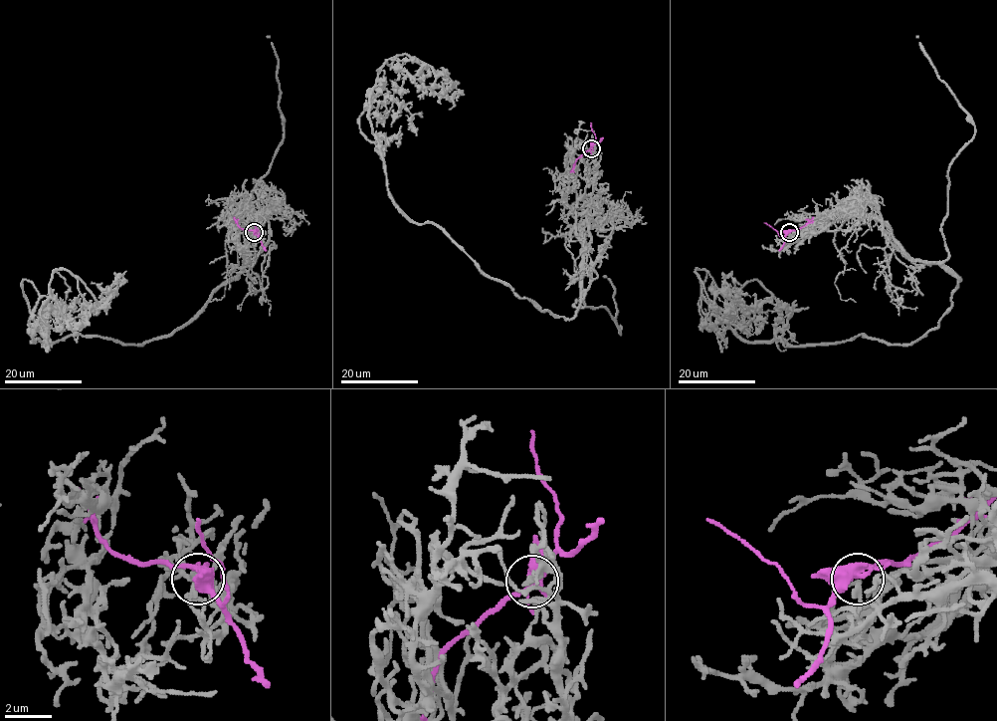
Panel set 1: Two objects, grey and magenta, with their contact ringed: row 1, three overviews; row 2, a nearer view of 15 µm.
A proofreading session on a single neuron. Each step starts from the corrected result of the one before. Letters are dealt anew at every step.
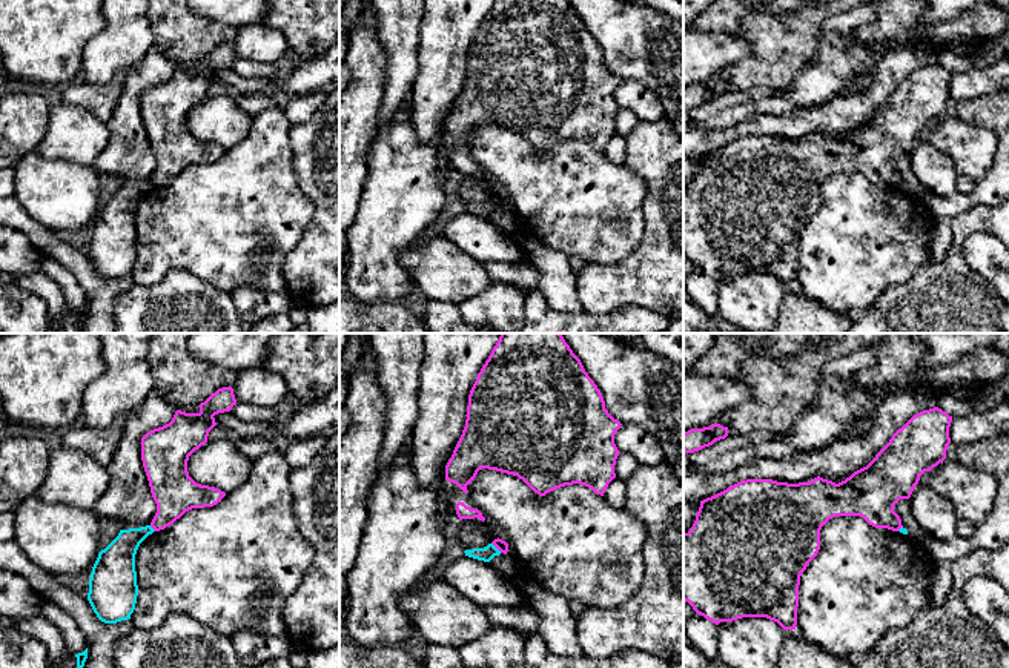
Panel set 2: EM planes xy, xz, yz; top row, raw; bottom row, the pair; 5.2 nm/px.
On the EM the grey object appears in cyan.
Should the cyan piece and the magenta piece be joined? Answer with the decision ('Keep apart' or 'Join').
Keep apart

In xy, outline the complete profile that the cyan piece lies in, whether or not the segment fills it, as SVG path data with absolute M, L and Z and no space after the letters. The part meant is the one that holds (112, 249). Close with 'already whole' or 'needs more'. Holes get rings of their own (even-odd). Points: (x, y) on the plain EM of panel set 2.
M151 181L120 186L98 209L89 235L88 256L101 278L117 279L131 275L138 252L135 210L154 187Z; already whole

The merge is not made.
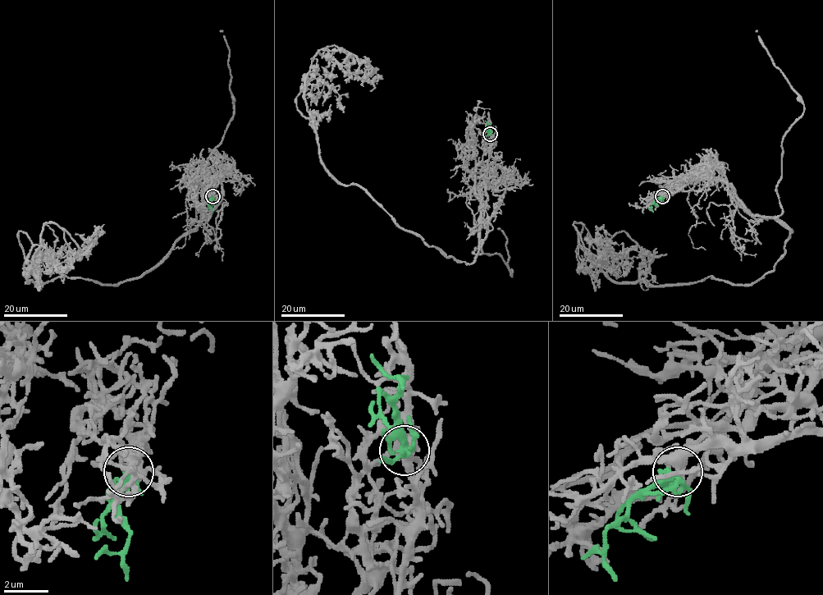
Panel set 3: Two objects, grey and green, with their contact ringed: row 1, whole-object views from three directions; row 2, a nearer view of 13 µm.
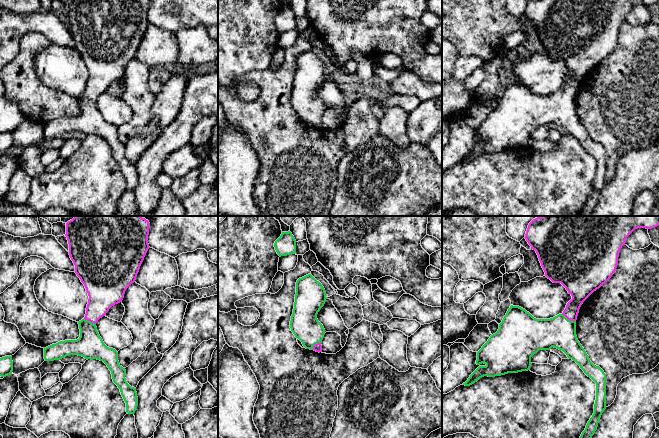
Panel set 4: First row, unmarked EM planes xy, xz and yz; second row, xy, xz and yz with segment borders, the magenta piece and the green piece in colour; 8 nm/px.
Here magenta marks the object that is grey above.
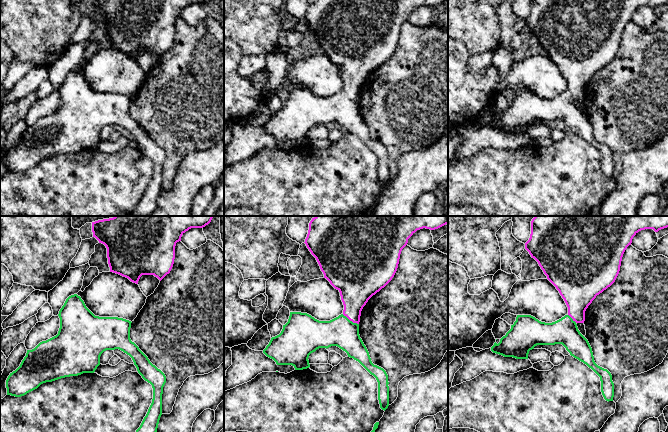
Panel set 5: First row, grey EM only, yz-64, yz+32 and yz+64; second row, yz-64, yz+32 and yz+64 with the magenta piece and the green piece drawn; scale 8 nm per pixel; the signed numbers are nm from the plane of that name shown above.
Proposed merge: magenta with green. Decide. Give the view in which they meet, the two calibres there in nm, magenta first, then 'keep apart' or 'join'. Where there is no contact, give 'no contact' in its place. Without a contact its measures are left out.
contact in yz; calibres 170 and 260 nm; join

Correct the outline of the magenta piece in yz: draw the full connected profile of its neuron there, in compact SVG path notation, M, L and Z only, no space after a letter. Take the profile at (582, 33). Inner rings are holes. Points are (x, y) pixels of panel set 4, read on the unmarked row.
M529 0L525 15L535 26L545 52L553 59L561 59L572 75L565 86L550 95L536 95L519 82L511 81L498 107L477 128L479 142L463 159L470 162L484 152L495 153L508 149L528 147L531 133L539 126L552 123L562 126L575 137L584 149L596 159L594 189L588 197L580 216L590 216L597 206L601 191L606 185L606 150L594 141L576 112L576 96L583 78L615 49L620 25L627 13L638 4L652 5L659 0Z

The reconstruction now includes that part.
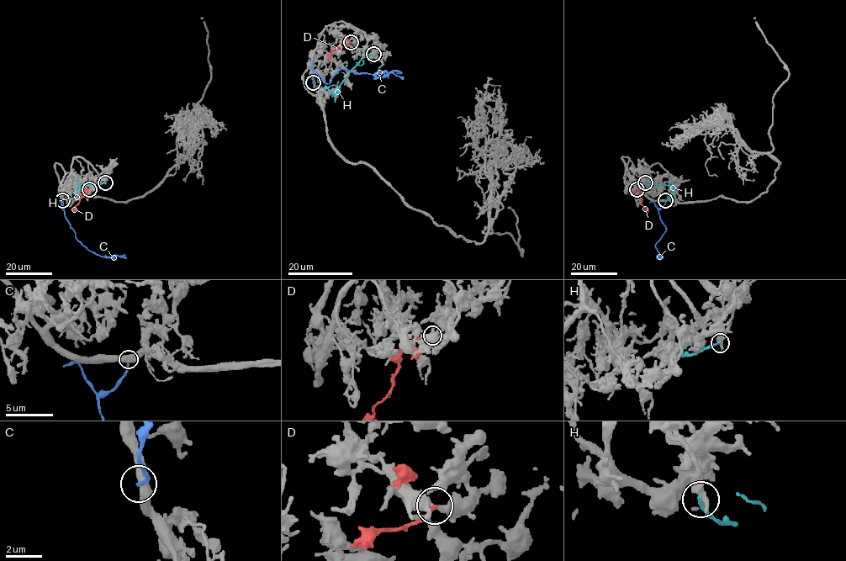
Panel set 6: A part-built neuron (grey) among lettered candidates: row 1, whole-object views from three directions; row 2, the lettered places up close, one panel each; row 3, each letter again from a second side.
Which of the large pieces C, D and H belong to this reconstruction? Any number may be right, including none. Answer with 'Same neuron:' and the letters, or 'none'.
Same neuron: none

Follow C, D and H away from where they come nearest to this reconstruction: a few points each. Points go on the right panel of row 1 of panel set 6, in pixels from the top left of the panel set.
C: (666, 200), (658, 214), (666, 229), (655, 245), (659, 256), (657, 256), (663, 258)
D: (637, 189), (639, 190), (641, 203), (647, 212)
H: (645, 182), (647, 185), (669, 186), (673, 197), (669, 198), (668, 196)

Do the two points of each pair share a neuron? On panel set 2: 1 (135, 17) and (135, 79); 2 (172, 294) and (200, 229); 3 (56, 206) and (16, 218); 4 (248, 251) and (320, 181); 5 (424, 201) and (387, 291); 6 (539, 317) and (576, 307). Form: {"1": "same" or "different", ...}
{"1": "different", "2": "different", "3": "different", "4": "different", "5": "same", "6": "different"}

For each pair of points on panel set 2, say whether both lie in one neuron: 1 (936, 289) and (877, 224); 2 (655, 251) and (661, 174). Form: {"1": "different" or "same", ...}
{"1": "different", "2": "same"}

